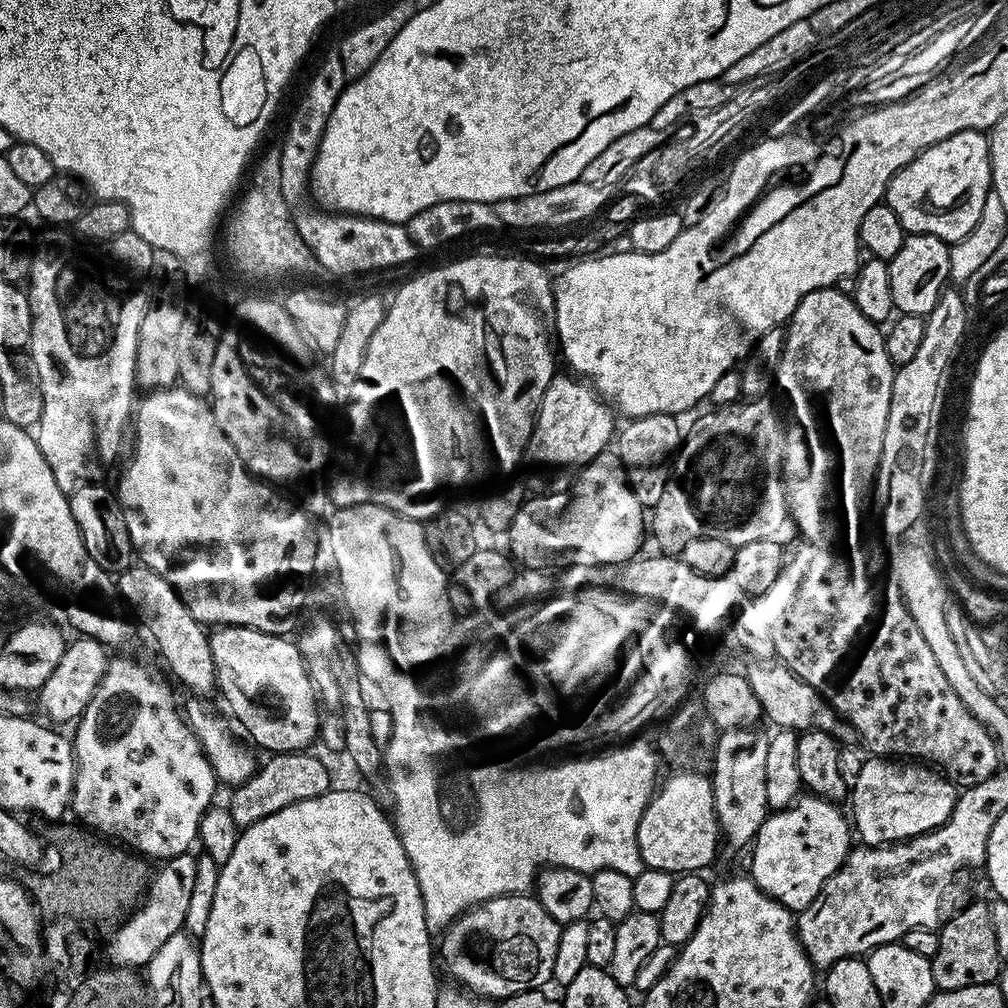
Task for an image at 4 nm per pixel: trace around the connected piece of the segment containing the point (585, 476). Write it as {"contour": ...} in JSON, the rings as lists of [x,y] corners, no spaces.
{"contour":[[[601,454],[581,468],[571,492],[572,497],[561,504],[556,494],[533,495],[518,510],[506,533],[507,551],[517,561],[520,559],[524,568],[555,569],[556,556],[576,560],[577,565],[613,564],[641,551],[640,539],[646,536],[646,509],[634,498],[615,454]]]}

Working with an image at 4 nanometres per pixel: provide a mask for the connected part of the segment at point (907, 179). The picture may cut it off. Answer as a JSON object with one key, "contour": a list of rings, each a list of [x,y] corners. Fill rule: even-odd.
{"contour":[[[967,128],[937,144],[922,150],[906,166],[890,178],[886,202],[902,222],[905,233],[930,234],[945,242],[966,238],[982,217],[987,194],[992,190],[992,155],[988,149],[989,137],[983,131]]]}

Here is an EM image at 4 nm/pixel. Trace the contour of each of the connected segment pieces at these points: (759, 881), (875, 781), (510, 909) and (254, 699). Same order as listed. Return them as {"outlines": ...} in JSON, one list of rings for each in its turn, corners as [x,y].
{"outlines":[[[[804,794],[790,807],[773,811],[762,822],[752,852],[752,881],[782,906],[799,910],[810,906],[824,883],[844,865],[854,847],[849,817],[839,803]]],[[[872,756],[861,766],[860,773],[856,776],[856,785],[853,788],[851,785],[852,812],[850,808],[850,820],[854,825],[855,835],[859,839],[861,836],[864,839],[861,841],[865,845],[895,844],[901,840],[921,836],[945,824],[954,810],[957,795],[957,785],[953,784],[947,776],[937,771],[935,767],[923,762],[905,762],[900,758]]],[[[532,894],[496,896],[485,900],[468,912],[457,916],[443,929],[438,940],[438,956],[444,959],[444,968],[453,976],[457,985],[463,986],[477,998],[503,998],[520,992],[535,992],[543,989],[544,983],[552,980],[554,954],[558,954],[558,938],[562,925],[546,914],[540,901]]],[[[233,624],[217,627],[208,637],[216,686],[232,711],[231,719],[248,731],[247,739],[257,749],[265,748],[268,754],[303,752],[313,747],[318,736],[315,692],[297,645],[288,639]]]]}

